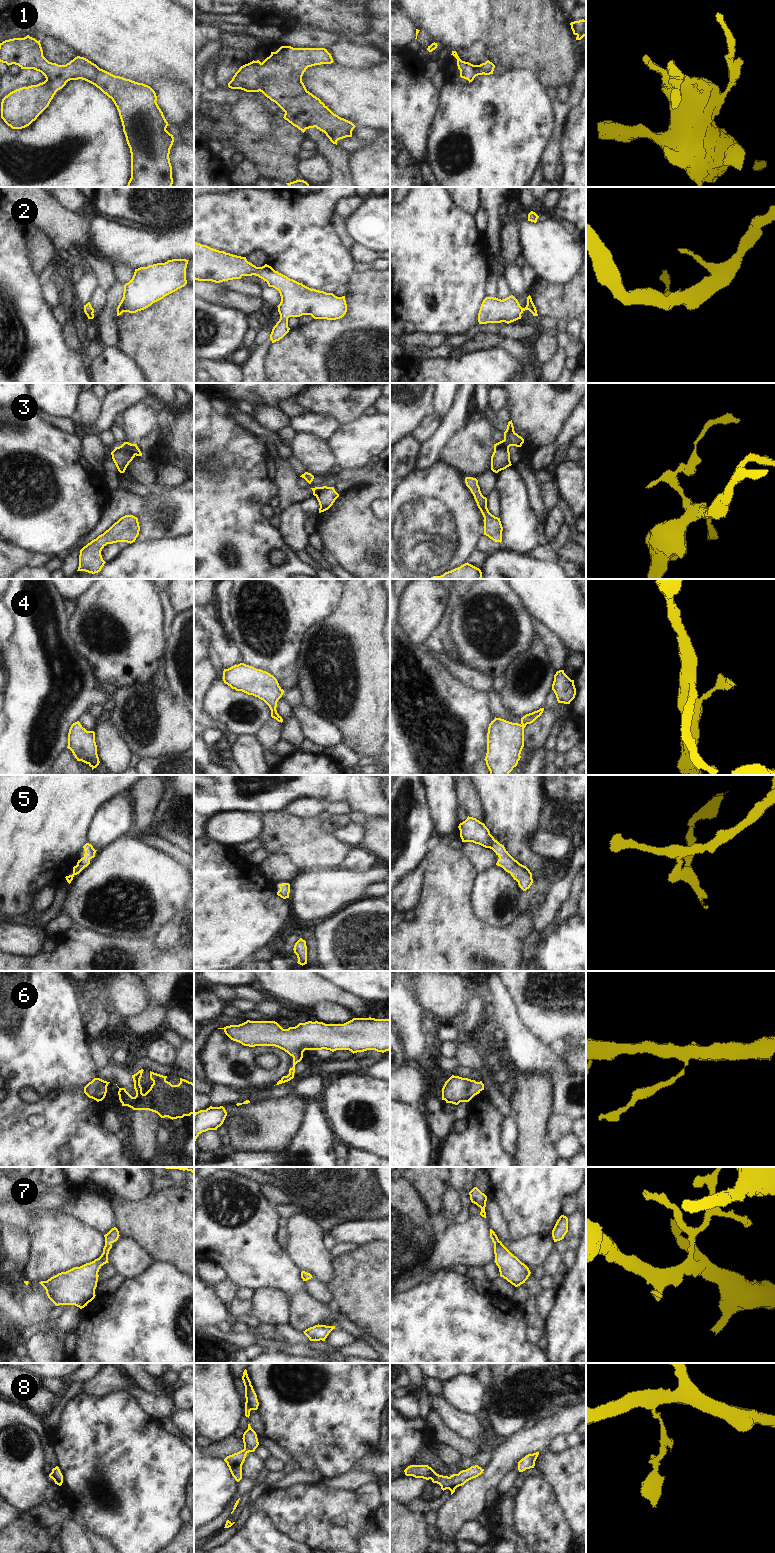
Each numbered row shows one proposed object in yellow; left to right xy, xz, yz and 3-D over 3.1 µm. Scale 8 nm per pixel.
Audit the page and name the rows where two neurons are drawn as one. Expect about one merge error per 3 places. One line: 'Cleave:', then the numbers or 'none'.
Cleave: 3, 8

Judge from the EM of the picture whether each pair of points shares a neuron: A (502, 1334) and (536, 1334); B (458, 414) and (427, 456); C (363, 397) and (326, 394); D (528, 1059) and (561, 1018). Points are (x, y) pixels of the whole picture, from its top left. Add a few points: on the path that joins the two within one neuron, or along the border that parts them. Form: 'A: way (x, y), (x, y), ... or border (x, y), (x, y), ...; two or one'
A: border (527, 1326), (526, 1338), (531, 1343), (537, 1345); two
B: way (451, 424), (434, 446); one
C: way (356, 405), (343, 403), (336, 396); one
D: border (524, 1026), (546, 1045); two

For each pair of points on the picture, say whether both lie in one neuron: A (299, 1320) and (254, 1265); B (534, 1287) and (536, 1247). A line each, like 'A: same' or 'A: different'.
A: same
B: same

